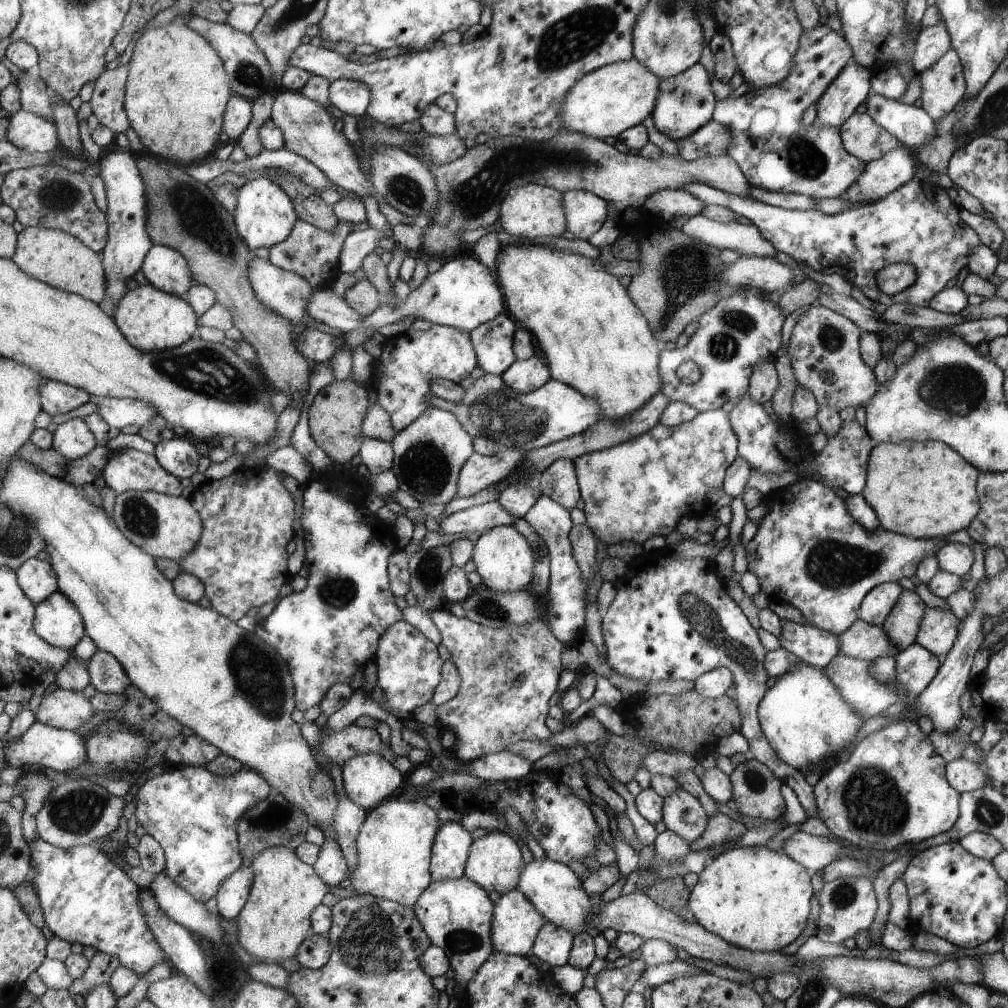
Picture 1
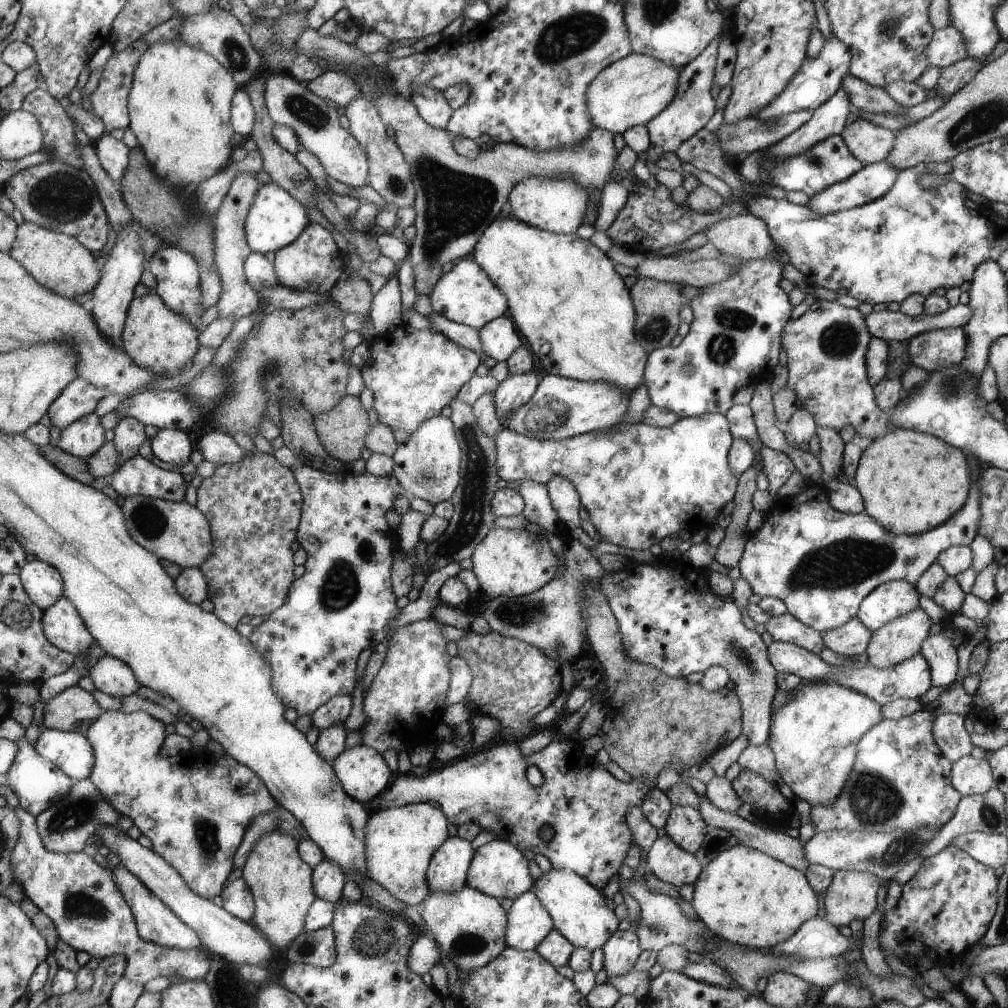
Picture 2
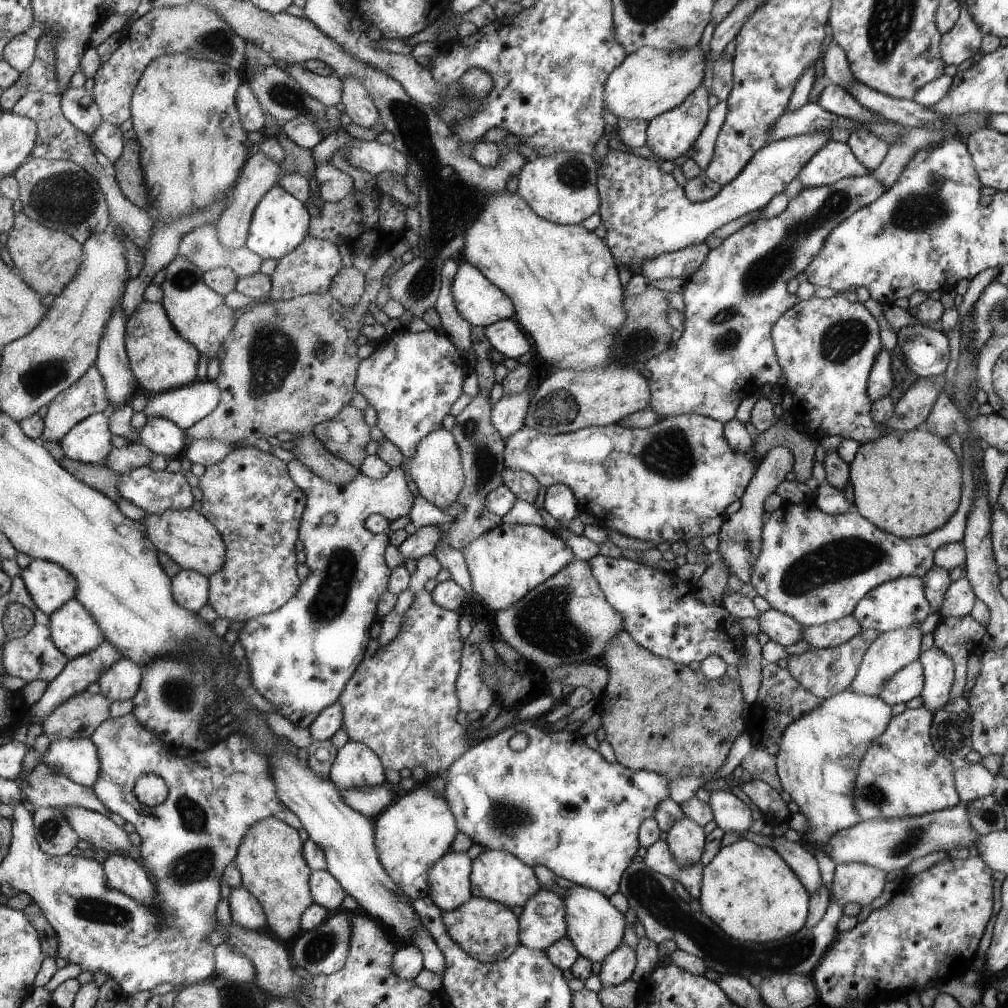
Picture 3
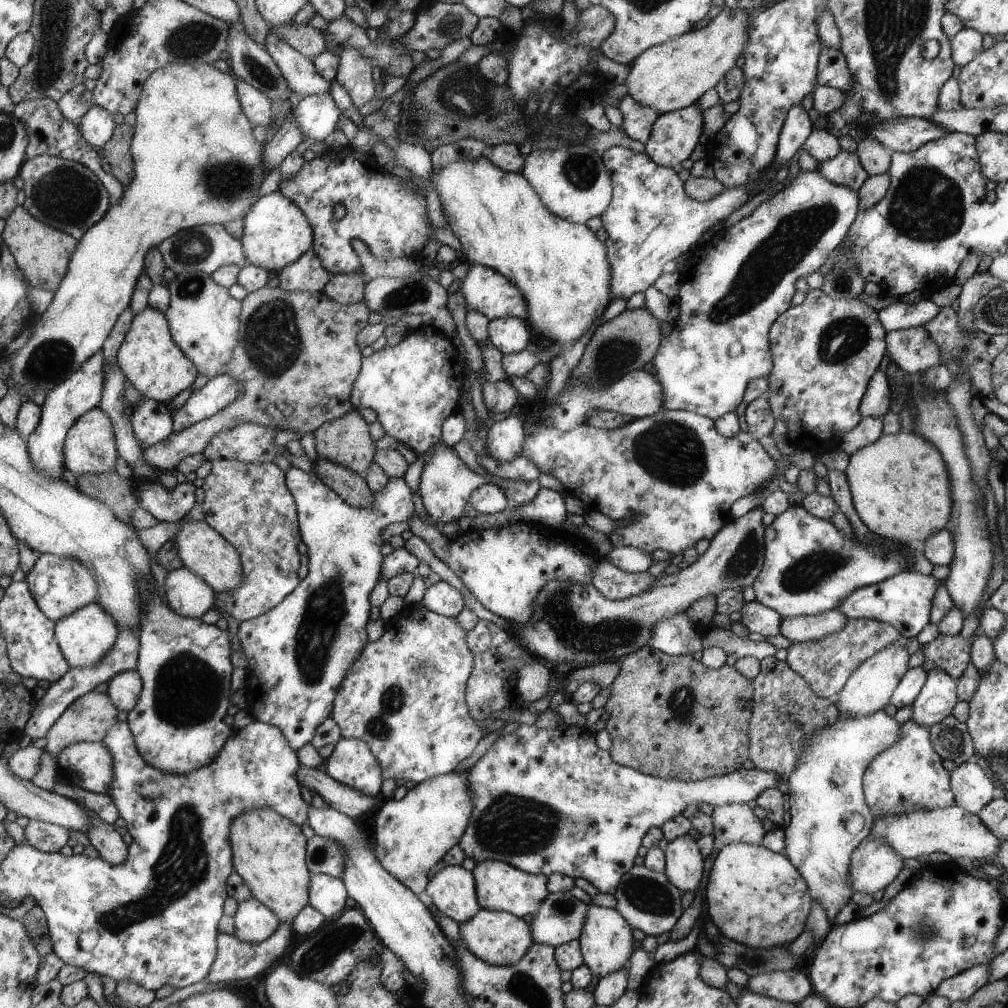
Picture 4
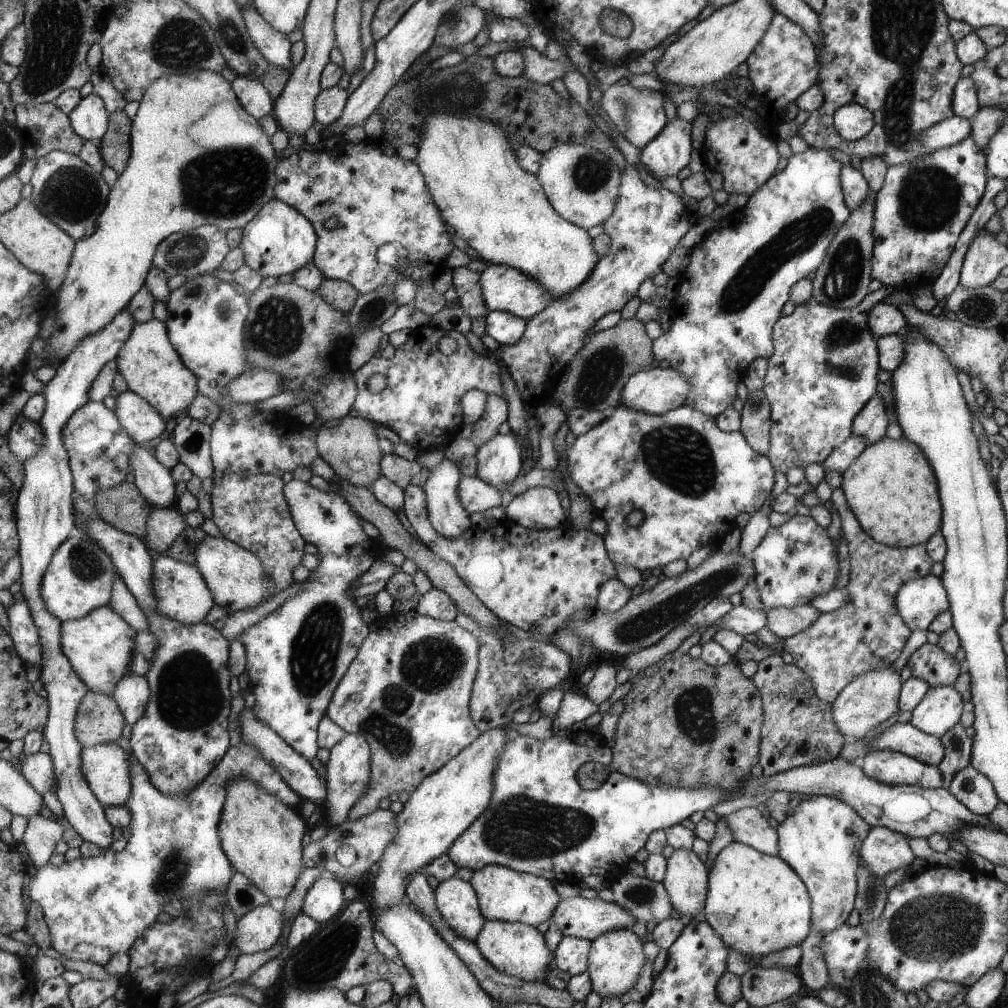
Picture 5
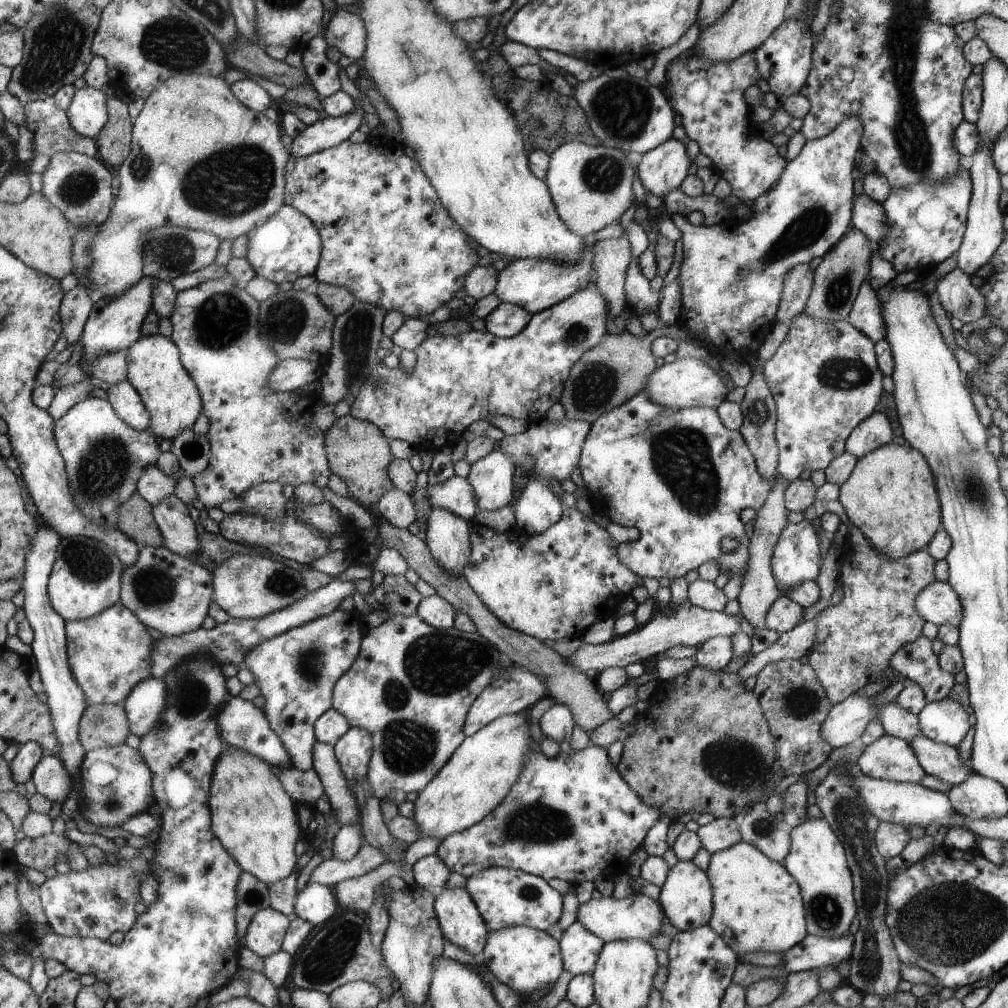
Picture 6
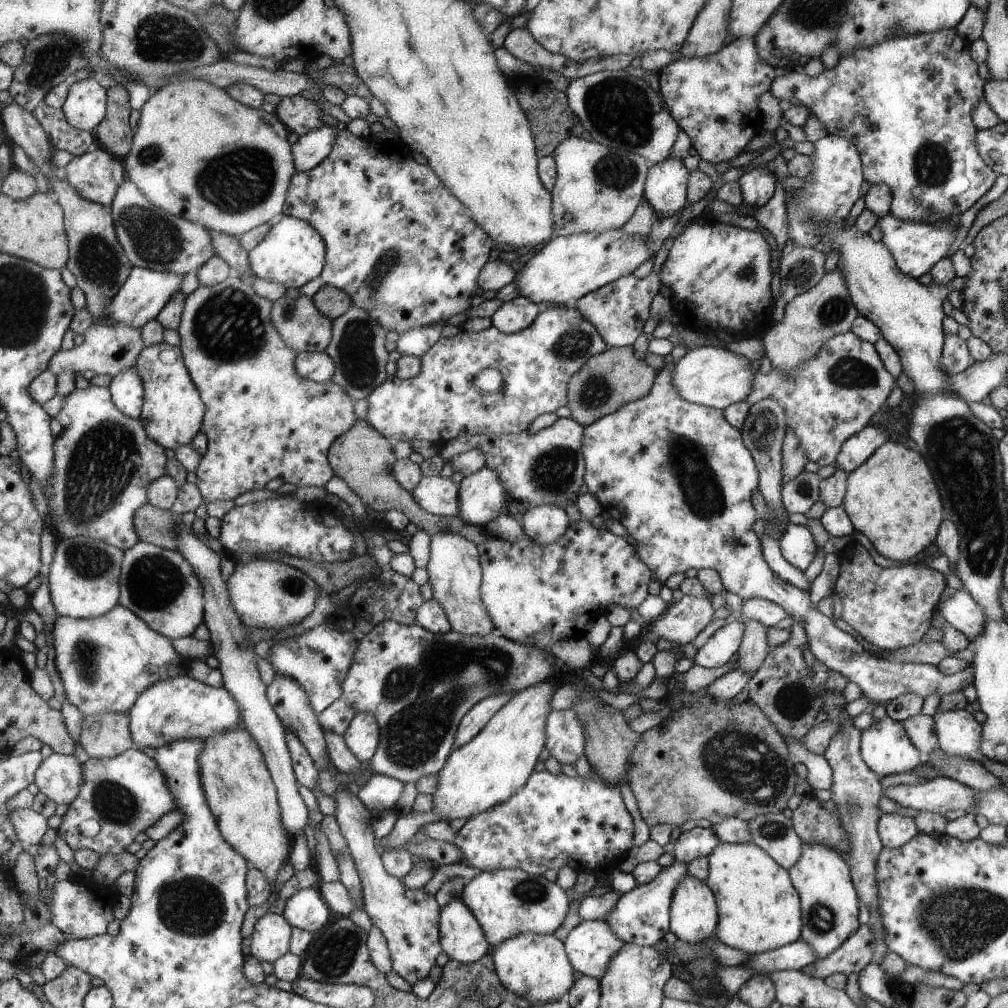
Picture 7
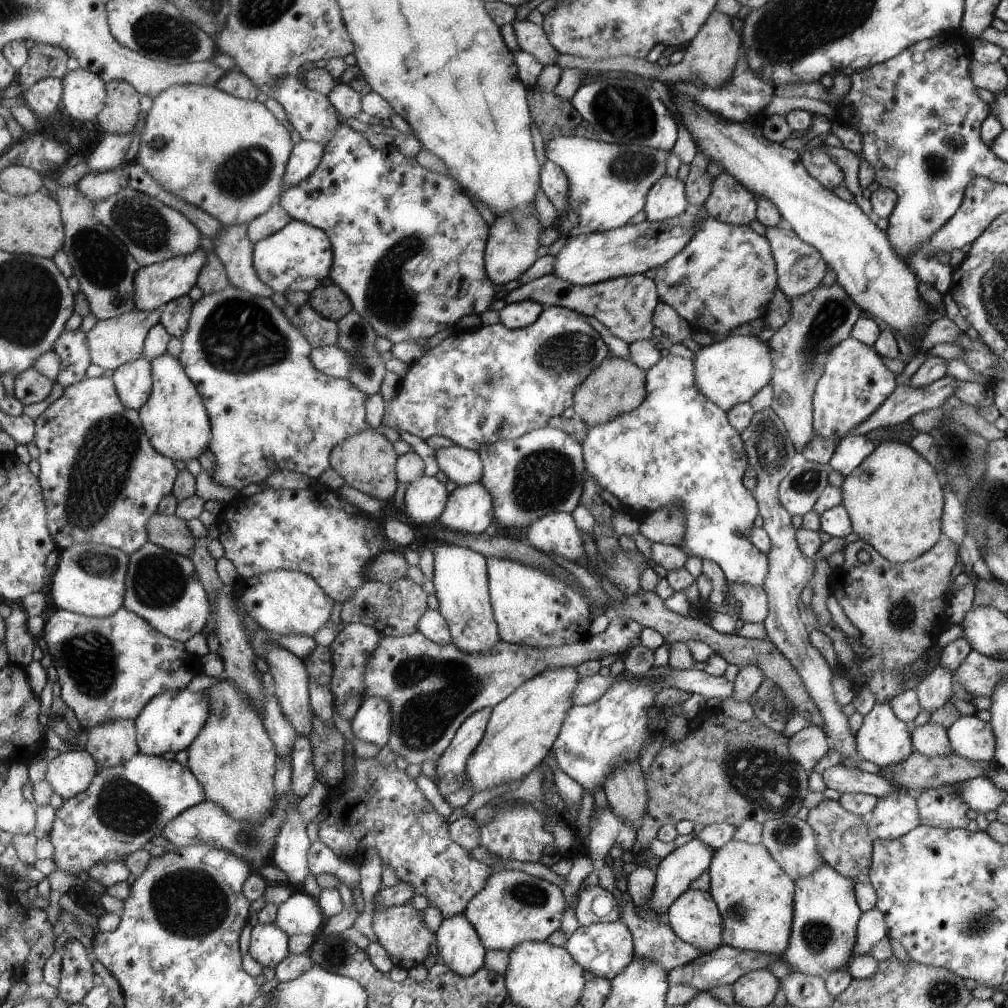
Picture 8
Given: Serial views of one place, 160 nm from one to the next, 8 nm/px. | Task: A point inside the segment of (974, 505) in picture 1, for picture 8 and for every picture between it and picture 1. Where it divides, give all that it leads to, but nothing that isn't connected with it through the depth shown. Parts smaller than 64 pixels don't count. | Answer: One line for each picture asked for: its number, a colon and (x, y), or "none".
2: (910, 482)
3: (909, 483)
4: (898, 484)
5: (891, 488)
6: (890, 496)
7: (890, 499)
8: (894, 502)

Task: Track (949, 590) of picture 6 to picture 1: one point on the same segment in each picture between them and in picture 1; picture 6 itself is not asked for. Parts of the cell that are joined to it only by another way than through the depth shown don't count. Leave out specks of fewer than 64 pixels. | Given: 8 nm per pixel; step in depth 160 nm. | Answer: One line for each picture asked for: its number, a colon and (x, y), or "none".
1: (876, 605)
2: (892, 599)
3: (901, 602)
4: (904, 600)
5: (918, 601)

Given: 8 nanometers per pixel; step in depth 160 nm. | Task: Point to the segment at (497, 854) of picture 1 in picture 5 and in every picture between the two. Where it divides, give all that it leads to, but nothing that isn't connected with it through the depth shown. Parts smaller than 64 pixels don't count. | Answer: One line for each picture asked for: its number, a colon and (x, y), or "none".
2: (498, 869)
3: (498, 875)
4: (501, 887)
5: (504, 894)

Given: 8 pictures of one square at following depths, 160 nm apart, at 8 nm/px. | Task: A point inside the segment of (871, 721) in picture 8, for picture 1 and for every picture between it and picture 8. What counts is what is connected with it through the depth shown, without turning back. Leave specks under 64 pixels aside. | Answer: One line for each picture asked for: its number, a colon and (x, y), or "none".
1: (890, 789)
2: (900, 780)
3: (901, 775)
4: (908, 776)
5: (888, 767)
6: (888, 758)
7: (885, 749)

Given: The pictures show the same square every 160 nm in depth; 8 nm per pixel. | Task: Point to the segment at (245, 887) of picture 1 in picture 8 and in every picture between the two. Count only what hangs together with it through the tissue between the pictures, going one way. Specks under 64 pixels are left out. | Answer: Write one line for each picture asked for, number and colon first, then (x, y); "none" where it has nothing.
2: (238, 898)
3: (246, 910)
4: (255, 922)
5: (260, 929)
6: (265, 936)
7: (271, 939)
8: (269, 945)

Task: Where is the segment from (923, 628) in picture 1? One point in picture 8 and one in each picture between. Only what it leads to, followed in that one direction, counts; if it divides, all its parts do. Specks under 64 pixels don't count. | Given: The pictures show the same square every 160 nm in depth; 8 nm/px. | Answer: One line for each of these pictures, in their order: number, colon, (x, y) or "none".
2: (938, 650)
3: (938, 669)
4: (936, 700)
5: (939, 711)
6: (946, 722)
7: (956, 732)
8: (970, 738)

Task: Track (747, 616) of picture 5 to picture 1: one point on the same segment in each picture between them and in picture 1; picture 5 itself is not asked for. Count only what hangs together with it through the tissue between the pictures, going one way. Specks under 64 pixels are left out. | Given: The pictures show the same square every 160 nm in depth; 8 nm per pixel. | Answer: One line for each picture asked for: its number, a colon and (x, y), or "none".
1: (815, 647)
2: (784, 627)
3: (779, 627)
4: (755, 617)

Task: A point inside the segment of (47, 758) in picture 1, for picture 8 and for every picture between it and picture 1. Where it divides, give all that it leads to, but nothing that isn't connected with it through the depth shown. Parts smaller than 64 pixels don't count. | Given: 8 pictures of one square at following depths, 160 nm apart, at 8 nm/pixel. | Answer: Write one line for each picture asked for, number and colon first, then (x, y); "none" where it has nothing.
2: (73, 753)
3: (79, 759)
4: (89, 765)
5: (107, 768)
6: (117, 784)
7: (127, 794)
8: (125, 806)

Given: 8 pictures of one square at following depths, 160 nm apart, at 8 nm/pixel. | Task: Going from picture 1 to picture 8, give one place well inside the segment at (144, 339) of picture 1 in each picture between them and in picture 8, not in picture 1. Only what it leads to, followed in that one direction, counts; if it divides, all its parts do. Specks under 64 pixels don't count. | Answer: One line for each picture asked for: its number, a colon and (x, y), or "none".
2: (158, 338)
3: (161, 358)
4: (151, 359)
5: (153, 368)
6: (155, 367)
7: (174, 412)
8: (176, 418)

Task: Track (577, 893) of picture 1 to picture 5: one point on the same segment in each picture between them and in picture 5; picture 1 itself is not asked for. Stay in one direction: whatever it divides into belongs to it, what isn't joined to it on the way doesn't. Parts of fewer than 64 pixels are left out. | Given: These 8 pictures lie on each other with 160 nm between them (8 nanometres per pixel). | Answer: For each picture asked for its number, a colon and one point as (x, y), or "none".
2: (580, 913)
3: (596, 929)
4: (606, 943)
5: (615, 957)

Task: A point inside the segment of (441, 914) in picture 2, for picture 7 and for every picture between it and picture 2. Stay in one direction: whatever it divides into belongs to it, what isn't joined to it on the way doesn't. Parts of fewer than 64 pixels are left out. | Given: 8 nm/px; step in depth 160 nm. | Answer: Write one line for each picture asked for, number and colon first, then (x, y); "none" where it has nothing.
3: (488, 930)
4: (500, 938)
5: (517, 949)
6: (525, 959)
7: (530, 965)

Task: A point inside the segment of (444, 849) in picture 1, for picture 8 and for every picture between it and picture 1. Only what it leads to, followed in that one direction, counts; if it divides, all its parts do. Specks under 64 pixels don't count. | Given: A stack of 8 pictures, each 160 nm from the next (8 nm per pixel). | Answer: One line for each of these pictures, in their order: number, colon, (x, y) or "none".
2: (448, 873)
3: (450, 881)
4: (454, 890)
5: (459, 904)
6: (461, 921)
7: (463, 938)
8: (459, 945)

